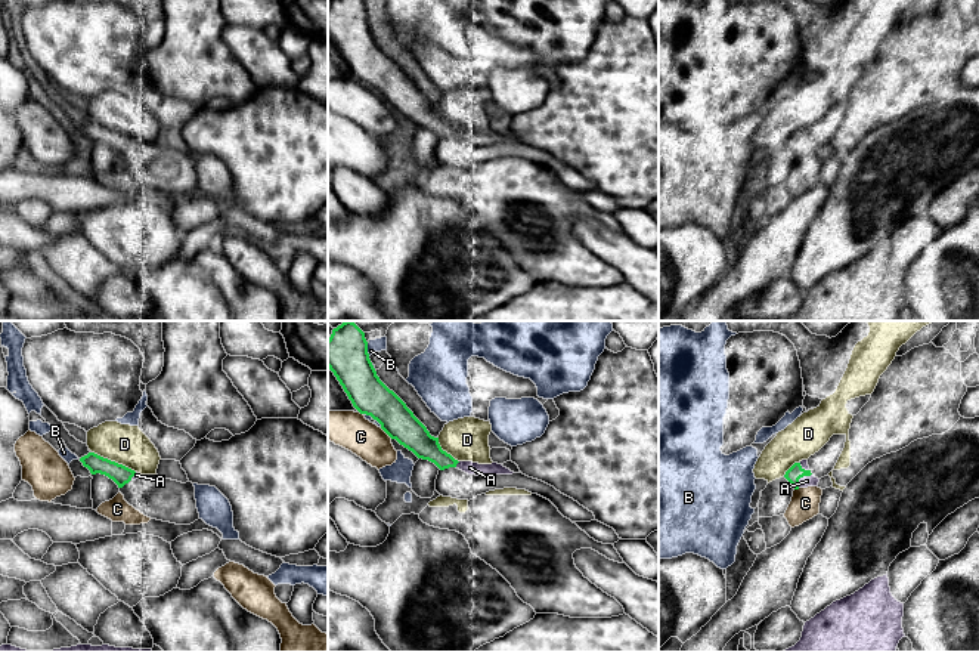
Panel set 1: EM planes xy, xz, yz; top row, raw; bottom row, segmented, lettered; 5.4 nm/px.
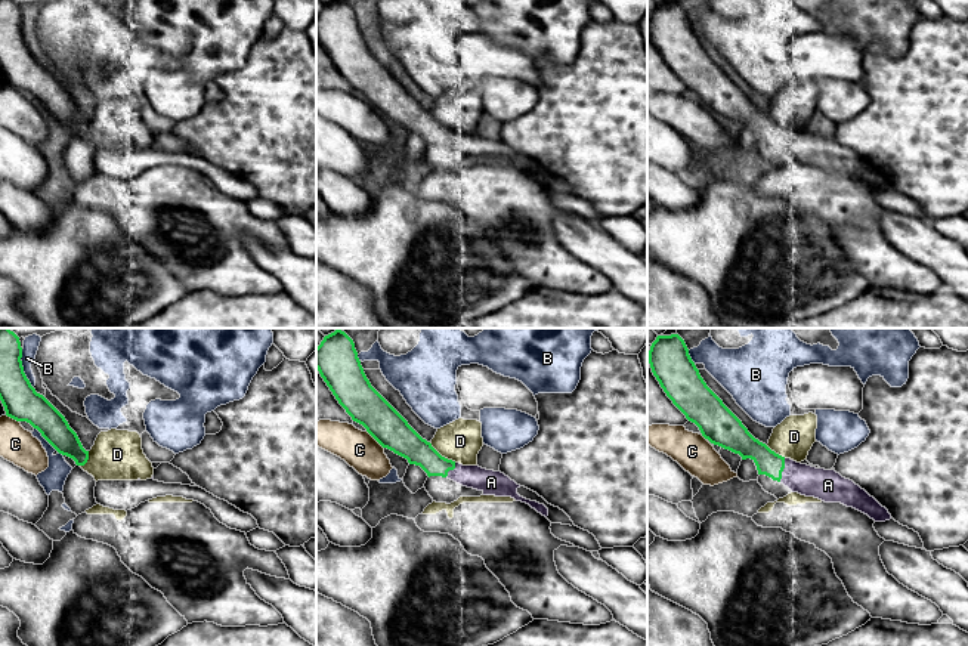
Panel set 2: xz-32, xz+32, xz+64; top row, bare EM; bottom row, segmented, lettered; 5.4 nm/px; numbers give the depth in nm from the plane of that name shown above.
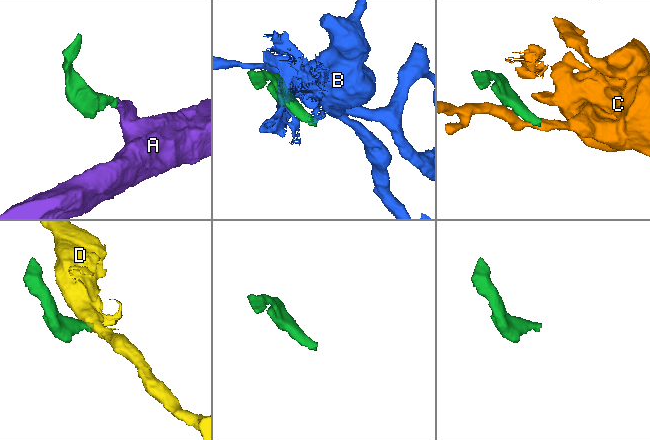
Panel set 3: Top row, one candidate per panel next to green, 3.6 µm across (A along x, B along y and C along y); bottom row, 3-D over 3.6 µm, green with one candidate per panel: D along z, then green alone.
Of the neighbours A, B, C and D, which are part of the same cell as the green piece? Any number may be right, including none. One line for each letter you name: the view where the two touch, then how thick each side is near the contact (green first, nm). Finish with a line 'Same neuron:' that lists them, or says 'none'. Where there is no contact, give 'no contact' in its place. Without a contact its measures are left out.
A: yz | 80/60 nm
Same neuron: A

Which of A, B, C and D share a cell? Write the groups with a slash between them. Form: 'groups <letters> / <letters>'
groups A / B / C / D

